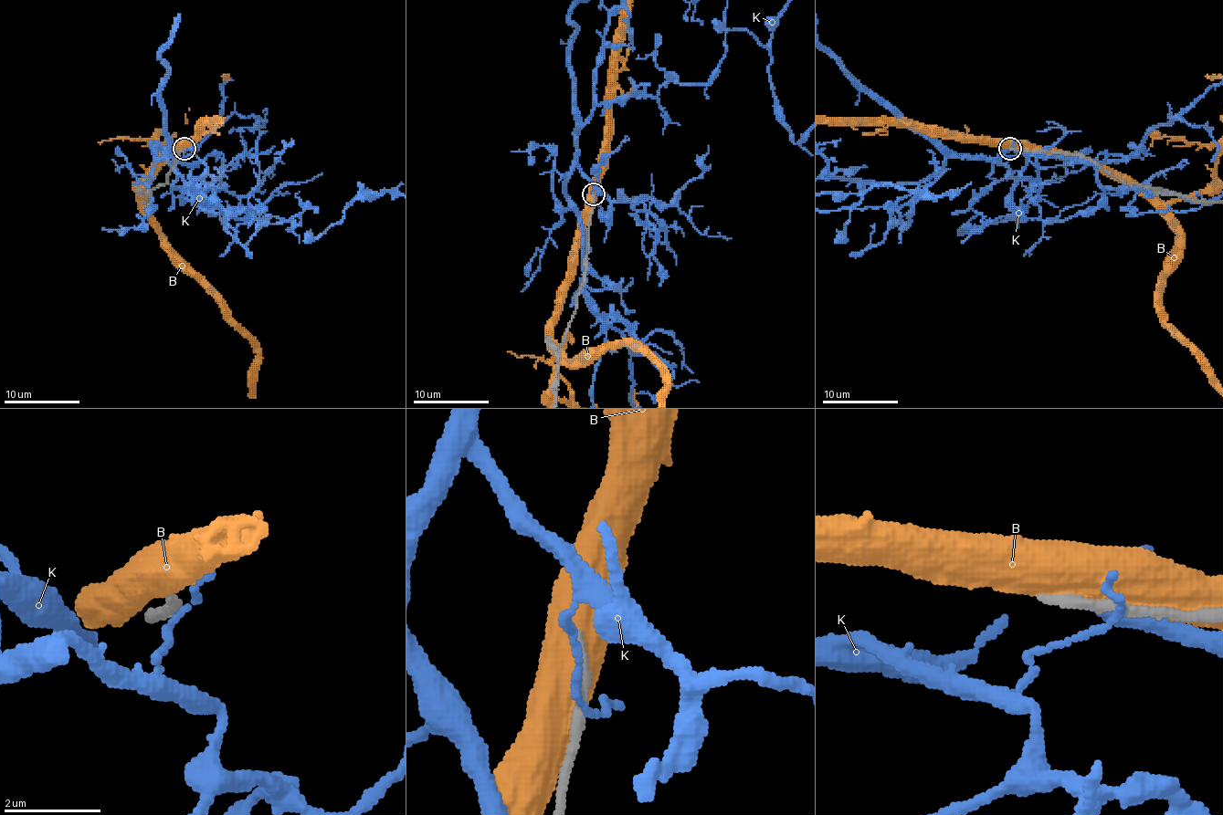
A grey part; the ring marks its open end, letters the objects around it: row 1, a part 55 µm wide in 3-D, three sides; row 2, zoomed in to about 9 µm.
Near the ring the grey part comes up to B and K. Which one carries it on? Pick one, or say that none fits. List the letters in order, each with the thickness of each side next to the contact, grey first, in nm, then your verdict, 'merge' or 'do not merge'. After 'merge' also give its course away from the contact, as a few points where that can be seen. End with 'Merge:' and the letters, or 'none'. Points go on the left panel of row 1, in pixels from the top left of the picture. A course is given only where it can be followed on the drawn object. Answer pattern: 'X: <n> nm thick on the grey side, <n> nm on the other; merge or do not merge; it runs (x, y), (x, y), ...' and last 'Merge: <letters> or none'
B: 280 nm thick on the grey side, 750 nm on the other; do not merge
K: 220 nm thick on the grey side, 170 nm on the other; do not merge
Merge: none

